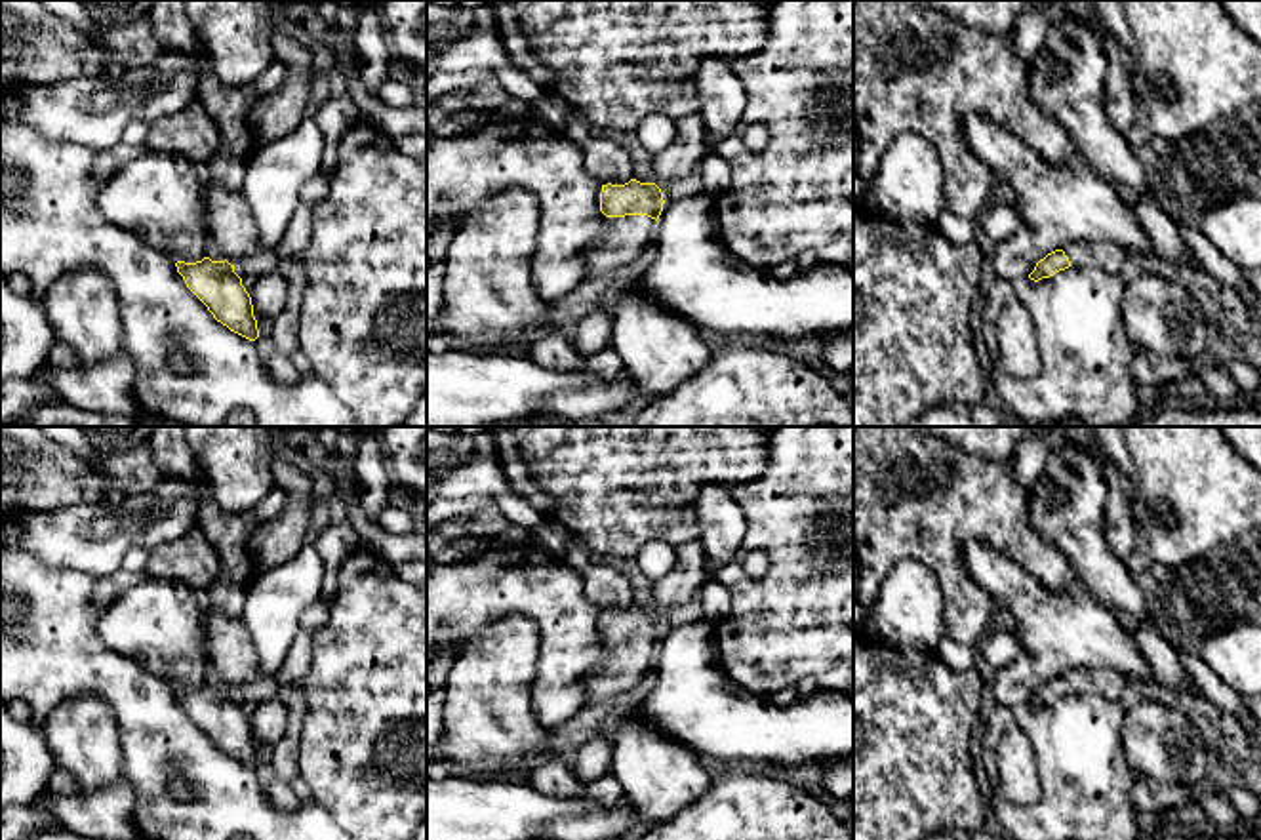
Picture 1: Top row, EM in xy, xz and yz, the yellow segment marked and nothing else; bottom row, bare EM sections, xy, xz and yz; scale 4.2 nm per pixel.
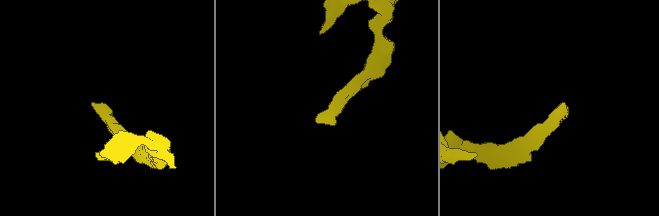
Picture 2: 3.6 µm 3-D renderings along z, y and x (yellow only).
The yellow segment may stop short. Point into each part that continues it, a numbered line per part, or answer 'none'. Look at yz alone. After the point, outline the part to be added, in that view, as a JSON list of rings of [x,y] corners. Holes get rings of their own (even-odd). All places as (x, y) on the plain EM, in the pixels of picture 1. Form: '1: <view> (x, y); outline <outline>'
1: yz (1109, 684); outline [[[1072,669],[1063,674],[1071,693],[1101,695],[1109,701],[1120,701],[1122,693],[1133,682],[1107,669]]]

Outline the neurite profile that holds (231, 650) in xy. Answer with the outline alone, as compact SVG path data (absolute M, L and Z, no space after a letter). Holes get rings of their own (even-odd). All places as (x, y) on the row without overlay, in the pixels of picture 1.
M204 604L208 630L208 657L230 691L261 678L250 630L240 617Z

